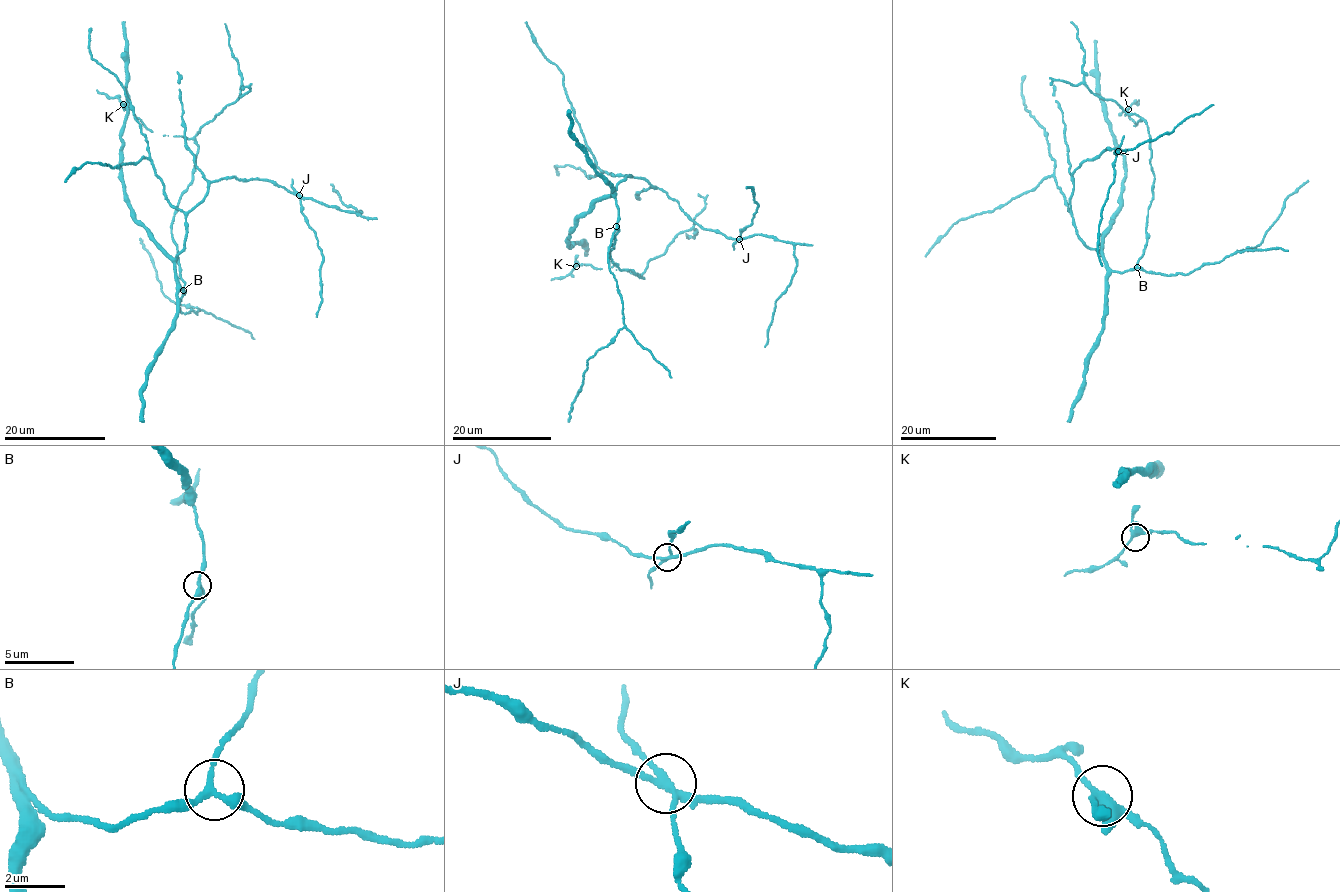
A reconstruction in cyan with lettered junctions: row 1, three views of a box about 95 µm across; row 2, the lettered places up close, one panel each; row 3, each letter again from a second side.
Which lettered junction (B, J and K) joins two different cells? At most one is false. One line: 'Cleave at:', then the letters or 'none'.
Cleave at: J

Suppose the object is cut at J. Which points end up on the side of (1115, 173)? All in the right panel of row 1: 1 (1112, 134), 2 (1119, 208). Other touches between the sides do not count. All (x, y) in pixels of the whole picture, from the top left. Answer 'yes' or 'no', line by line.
1: no
2: no

